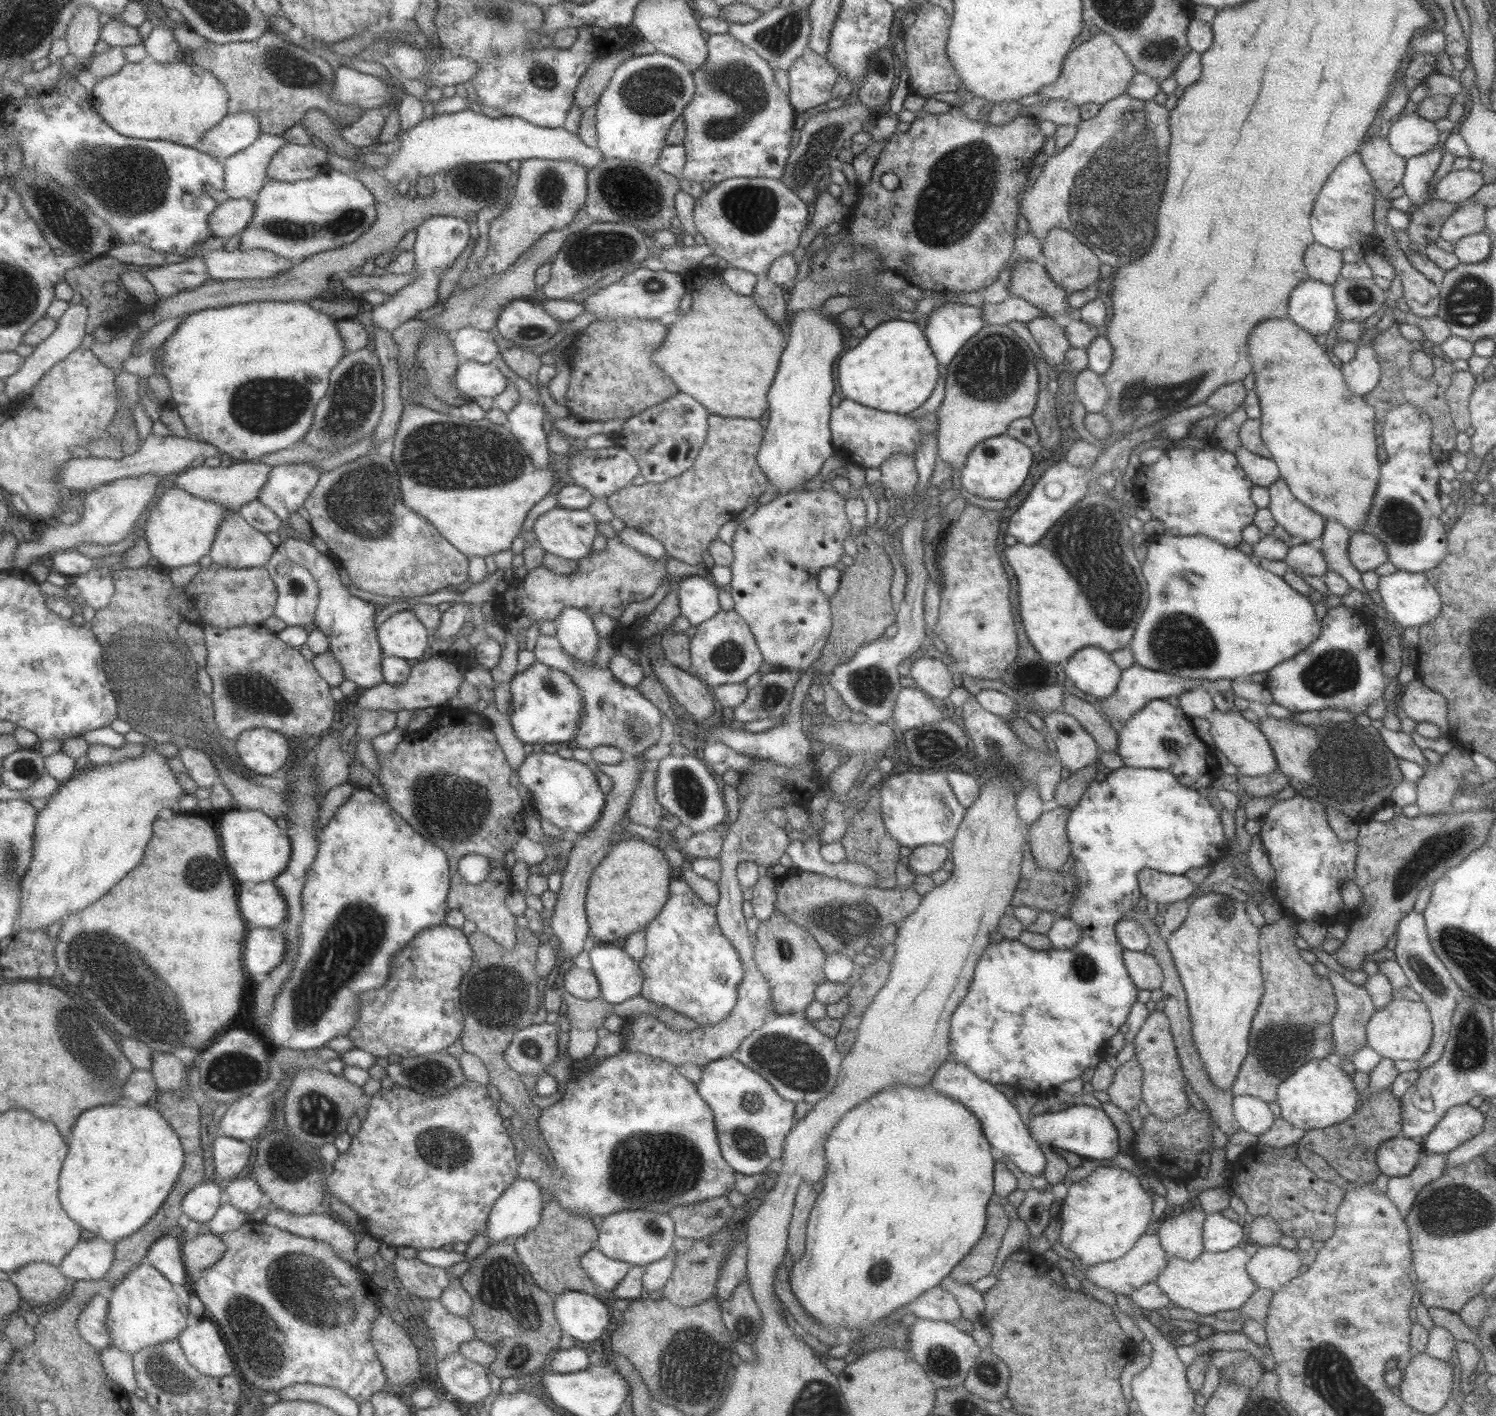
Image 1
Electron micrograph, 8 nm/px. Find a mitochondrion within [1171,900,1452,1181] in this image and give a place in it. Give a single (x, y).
(1431, 980)

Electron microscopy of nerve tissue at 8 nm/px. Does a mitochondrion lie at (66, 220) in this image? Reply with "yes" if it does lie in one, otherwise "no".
yes

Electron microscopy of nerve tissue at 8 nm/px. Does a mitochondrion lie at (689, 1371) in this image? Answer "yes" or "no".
yes

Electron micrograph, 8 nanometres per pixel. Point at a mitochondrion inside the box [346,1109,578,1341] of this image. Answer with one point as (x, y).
(444, 1146)

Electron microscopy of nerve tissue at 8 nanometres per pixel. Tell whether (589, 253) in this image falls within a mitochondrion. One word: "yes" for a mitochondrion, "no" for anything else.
yes

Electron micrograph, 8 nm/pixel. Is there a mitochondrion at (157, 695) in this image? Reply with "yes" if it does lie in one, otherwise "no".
yes

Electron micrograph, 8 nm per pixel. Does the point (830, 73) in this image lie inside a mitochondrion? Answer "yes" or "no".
no

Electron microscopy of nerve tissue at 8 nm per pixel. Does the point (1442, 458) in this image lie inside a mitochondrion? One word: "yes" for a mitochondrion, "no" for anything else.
no

